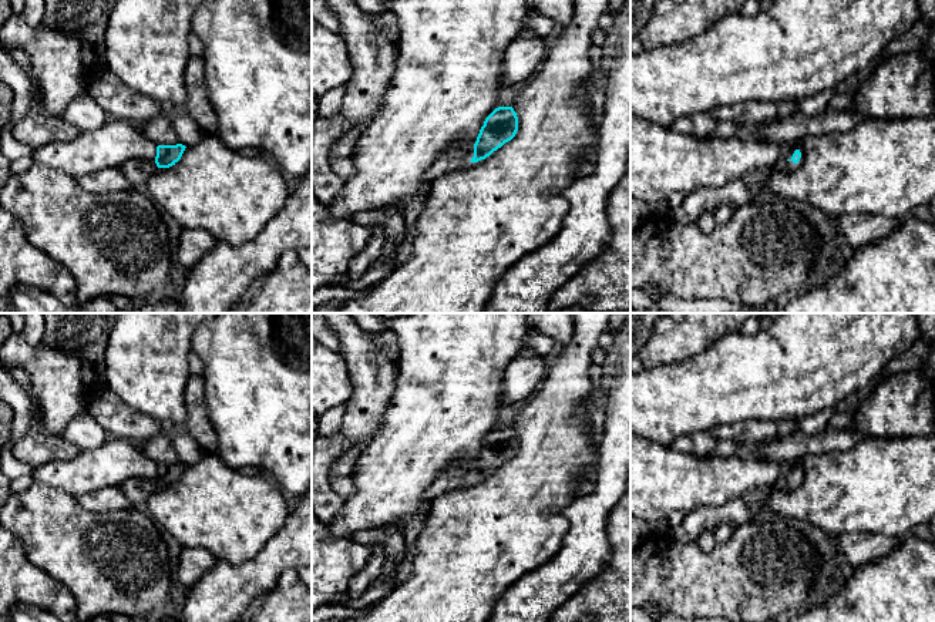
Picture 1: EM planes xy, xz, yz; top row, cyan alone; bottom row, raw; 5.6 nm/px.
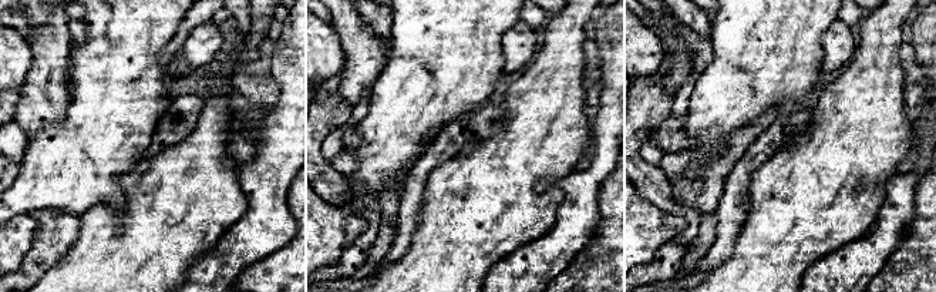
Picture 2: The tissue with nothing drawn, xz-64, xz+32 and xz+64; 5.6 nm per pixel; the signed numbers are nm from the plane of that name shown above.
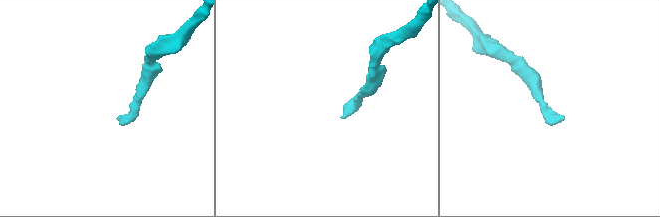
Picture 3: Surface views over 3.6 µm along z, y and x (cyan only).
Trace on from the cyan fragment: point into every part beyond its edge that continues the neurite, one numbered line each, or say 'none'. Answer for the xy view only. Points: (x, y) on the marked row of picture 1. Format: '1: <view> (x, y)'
1: xy (137, 171)

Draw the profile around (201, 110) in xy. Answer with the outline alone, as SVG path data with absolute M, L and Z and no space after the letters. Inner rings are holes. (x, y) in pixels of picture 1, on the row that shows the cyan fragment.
M191 56L185 70L186 102L192 120L205 134L218 132L218 115L208 97L205 63L202 57Z

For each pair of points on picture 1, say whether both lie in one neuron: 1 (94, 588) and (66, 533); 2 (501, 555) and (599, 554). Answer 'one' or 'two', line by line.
1: one
2: two

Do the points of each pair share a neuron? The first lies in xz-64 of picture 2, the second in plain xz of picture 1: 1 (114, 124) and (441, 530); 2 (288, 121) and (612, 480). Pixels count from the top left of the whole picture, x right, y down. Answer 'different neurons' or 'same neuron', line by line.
1: different neurons
2: same neuron

